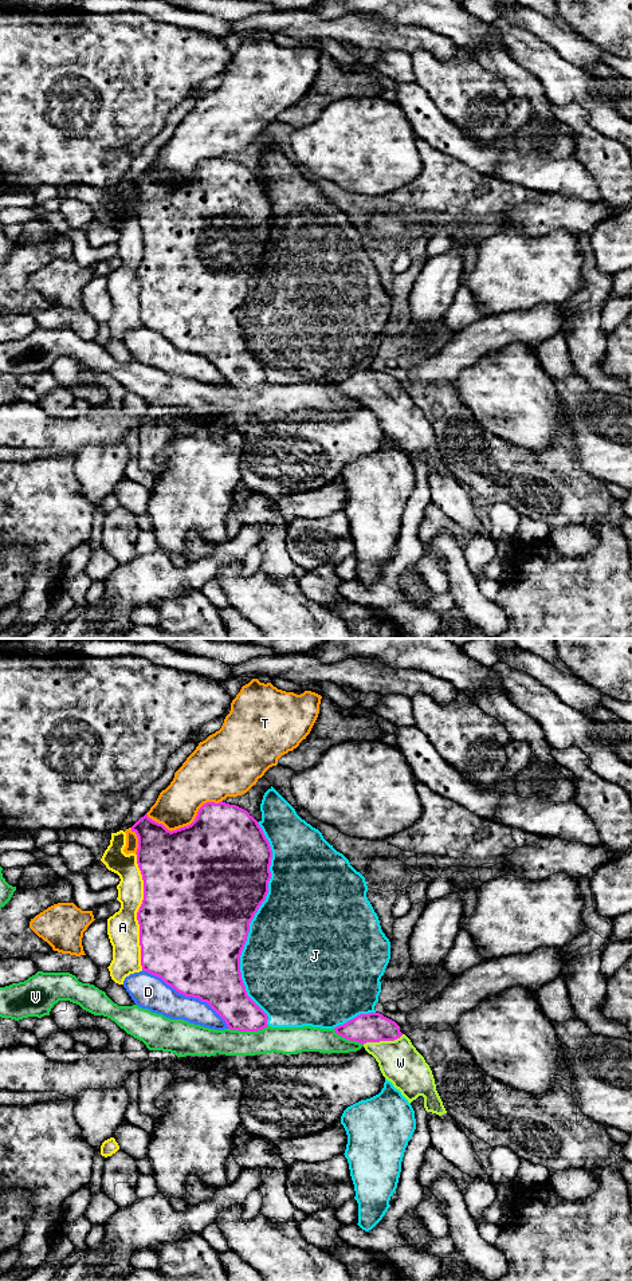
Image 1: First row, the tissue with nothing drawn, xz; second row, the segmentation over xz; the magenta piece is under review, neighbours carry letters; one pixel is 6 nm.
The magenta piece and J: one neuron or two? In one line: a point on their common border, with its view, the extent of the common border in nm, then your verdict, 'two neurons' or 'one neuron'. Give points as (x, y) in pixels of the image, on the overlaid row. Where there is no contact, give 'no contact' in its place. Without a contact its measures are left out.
meets magenta in xz at (248, 924); contact 1200 nm long; two neurons

